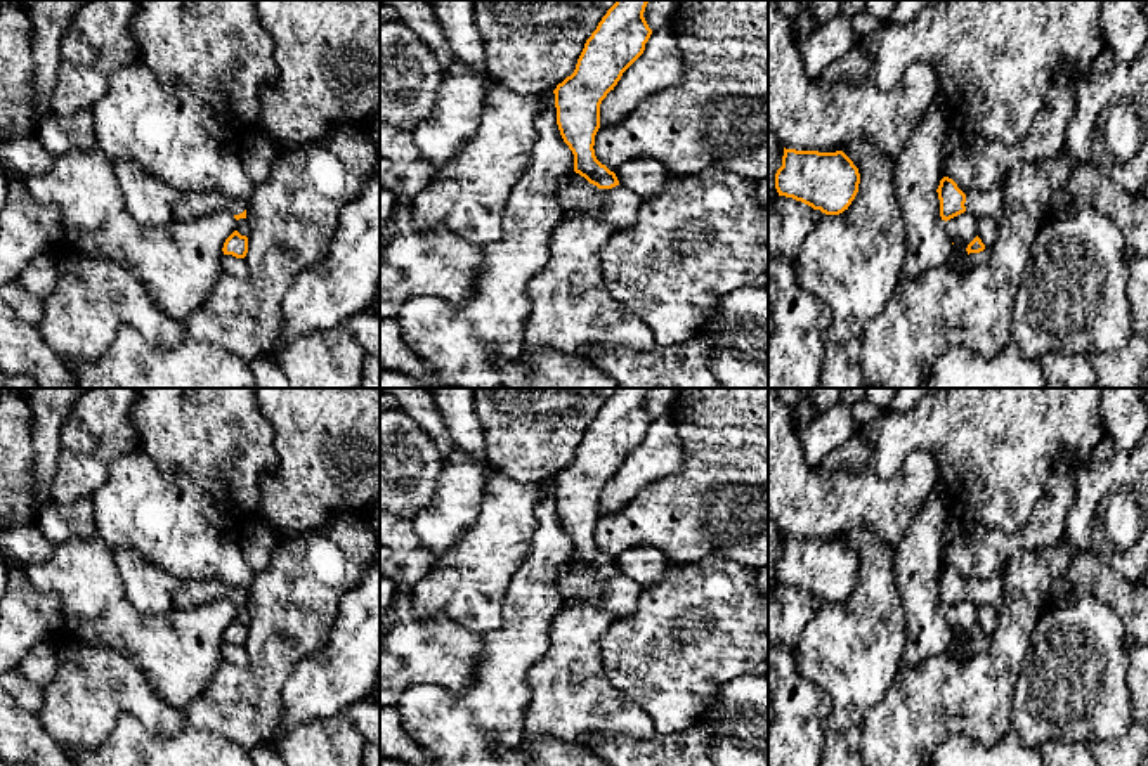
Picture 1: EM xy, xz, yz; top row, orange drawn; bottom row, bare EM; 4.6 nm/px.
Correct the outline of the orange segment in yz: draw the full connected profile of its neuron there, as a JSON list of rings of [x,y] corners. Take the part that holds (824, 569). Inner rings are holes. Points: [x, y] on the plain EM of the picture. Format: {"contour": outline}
{"contour": [[[786,537],[775,562],[779,584],[801,589],[825,603],[839,603],[858,581],[860,562],[843,541]]]}

